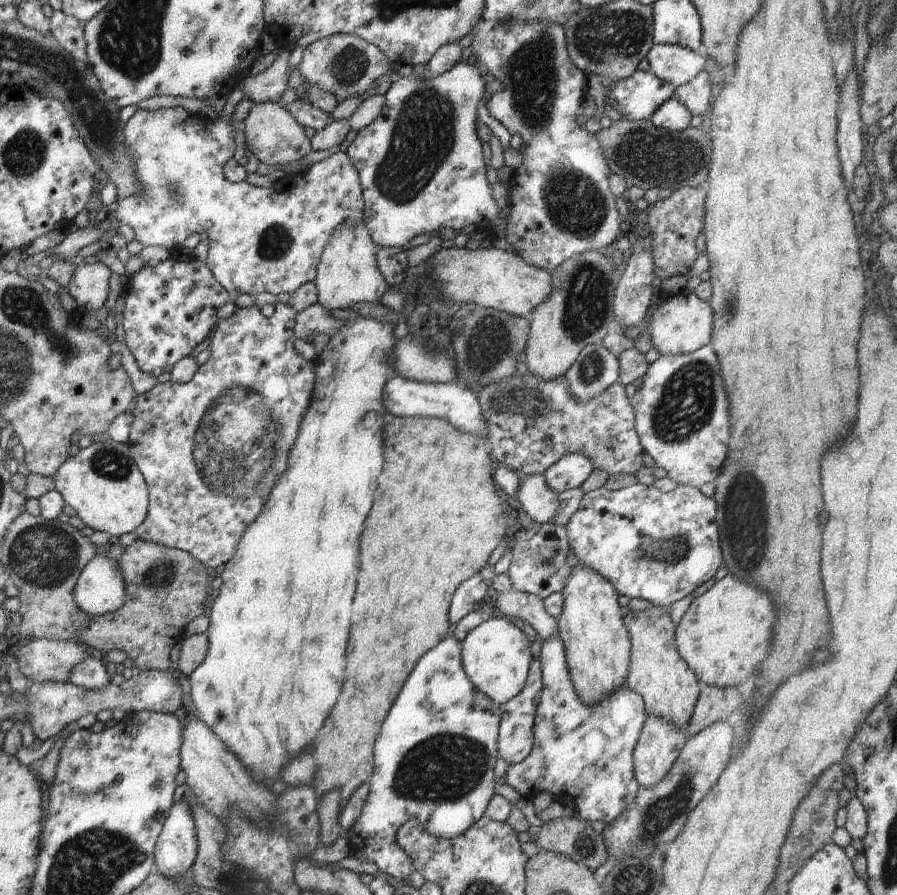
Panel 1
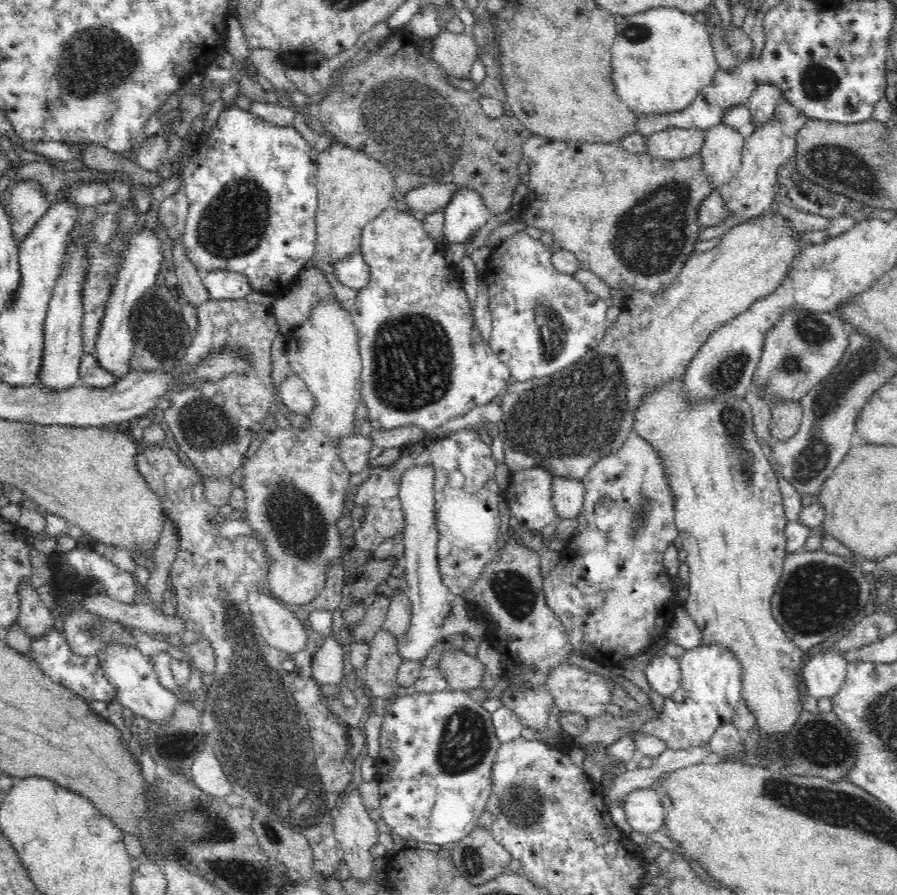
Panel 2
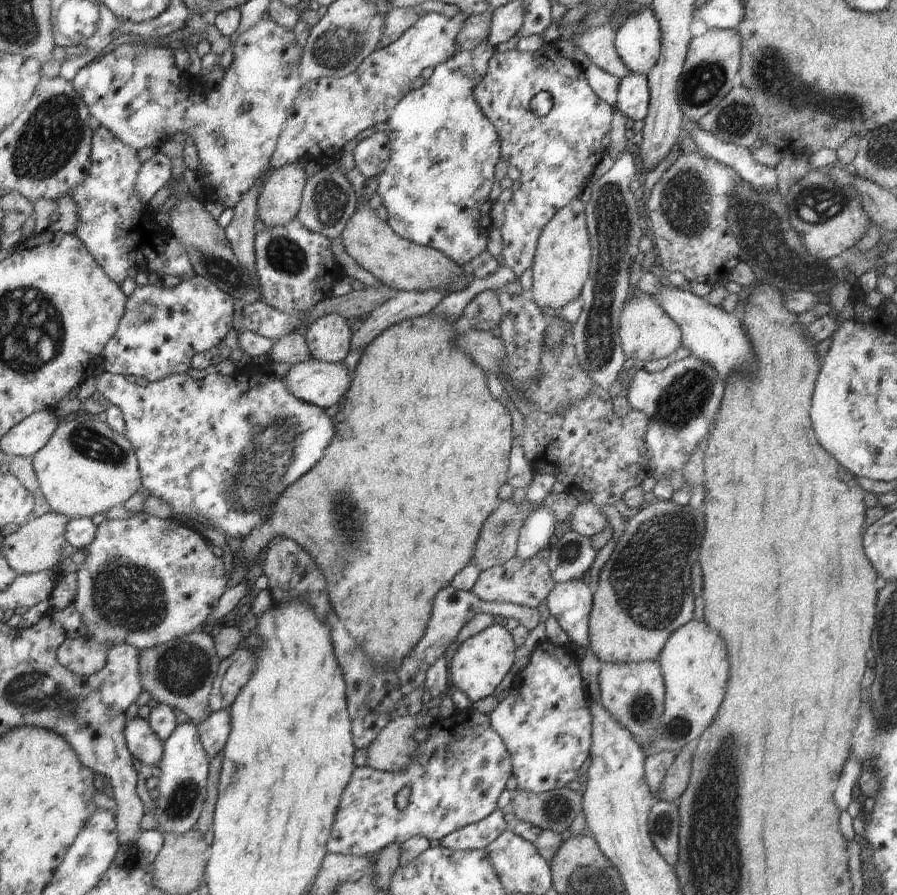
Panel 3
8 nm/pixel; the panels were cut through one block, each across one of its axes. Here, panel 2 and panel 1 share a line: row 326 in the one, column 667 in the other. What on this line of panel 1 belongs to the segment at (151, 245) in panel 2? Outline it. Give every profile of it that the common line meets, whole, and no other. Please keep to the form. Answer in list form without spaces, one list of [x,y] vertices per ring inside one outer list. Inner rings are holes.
[[[674,96],[662,104],[662,106],[659,106],[649,119],[657,129],[681,133],[691,126],[693,116]]]

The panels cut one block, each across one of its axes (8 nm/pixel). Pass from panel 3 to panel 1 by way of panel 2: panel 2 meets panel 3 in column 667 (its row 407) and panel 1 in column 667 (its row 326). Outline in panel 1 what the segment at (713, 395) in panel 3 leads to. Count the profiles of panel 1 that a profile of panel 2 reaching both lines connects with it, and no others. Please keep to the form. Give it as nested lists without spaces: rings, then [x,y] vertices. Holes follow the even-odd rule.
[[[703,346],[691,353],[661,355],[649,364],[642,377],[641,387],[632,397],[635,410],[635,429],[644,450],[652,456],[656,467],[664,468],[667,477],[679,485],[690,485],[699,489],[706,482],[715,482],[726,458],[730,438],[730,416],[726,390],[720,376],[718,358],[712,346]]]

